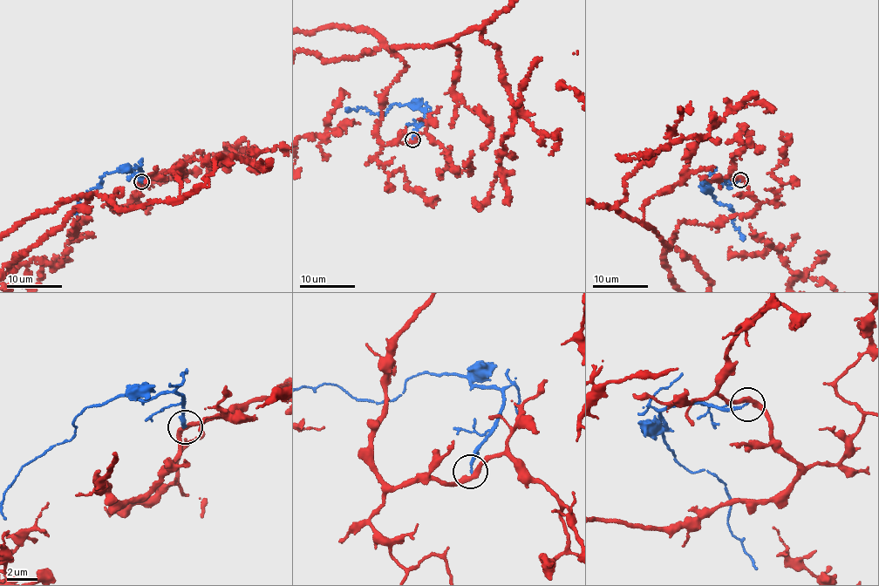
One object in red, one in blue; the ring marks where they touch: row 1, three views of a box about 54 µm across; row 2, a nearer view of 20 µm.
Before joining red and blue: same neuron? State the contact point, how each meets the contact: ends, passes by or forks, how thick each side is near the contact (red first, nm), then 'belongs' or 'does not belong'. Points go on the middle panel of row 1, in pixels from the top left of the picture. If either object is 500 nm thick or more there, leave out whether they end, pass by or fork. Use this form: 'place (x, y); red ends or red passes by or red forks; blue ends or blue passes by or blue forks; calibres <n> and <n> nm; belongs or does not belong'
place (412, 139); red passes by; blue ends; calibres 280 and 140 nm; does not belong

